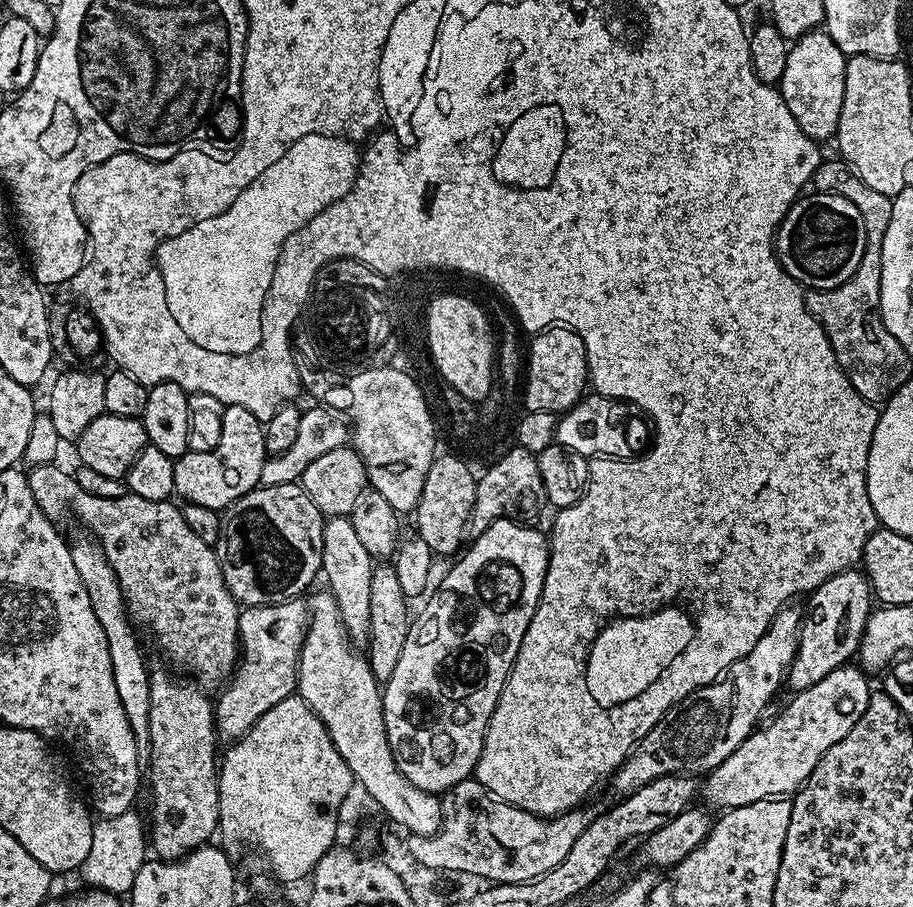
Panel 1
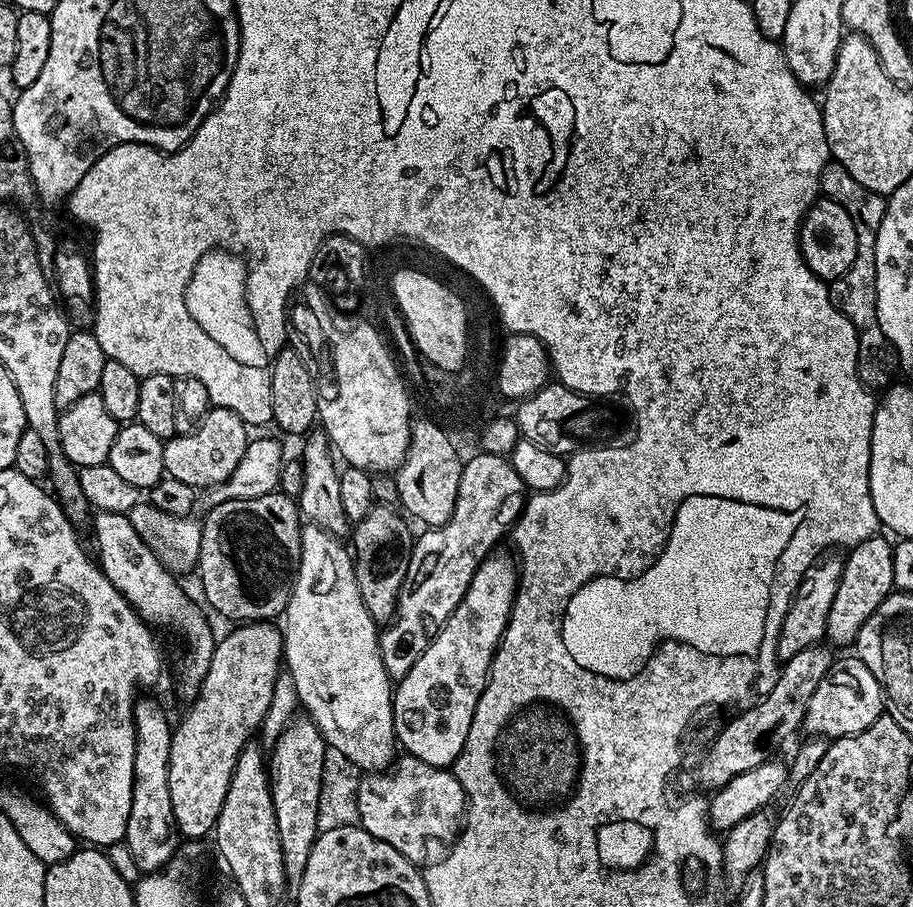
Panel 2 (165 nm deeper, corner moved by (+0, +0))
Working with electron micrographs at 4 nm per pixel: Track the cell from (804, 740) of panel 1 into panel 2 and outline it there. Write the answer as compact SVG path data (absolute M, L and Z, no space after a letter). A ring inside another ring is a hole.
M849 654L845 660L837 659L833 663L826 678L822 678L822 683L818 685L818 690L814 690L814 698L810 698L810 706L806 706L802 728L812 736L853 736L875 722L882 715L885 704L883 691L874 674L859 658Z

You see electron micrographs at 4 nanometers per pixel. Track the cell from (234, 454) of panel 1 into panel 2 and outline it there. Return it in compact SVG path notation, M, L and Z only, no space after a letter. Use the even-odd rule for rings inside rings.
M209 407L208 413L191 432L182 432L164 441L164 471L169 477L197 490L207 490L226 482L226 478L234 474L234 466L242 462L242 454L246 454L248 432L249 425L234 410Z

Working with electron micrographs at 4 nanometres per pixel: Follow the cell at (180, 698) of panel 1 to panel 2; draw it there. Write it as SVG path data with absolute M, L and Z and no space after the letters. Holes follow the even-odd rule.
M96 512L91 517L90 529L96 539L96 553L100 569L110 578L110 582L124 598L130 607L141 616L149 626L156 624L172 624L172 628L184 639L184 653L180 656L180 692L187 698L195 697L200 683L210 670L212 655L218 640L212 637L212 628L206 617L200 613L200 608L184 593L177 577L169 572L146 546L146 542L138 534L132 524L131 515L127 512Z

